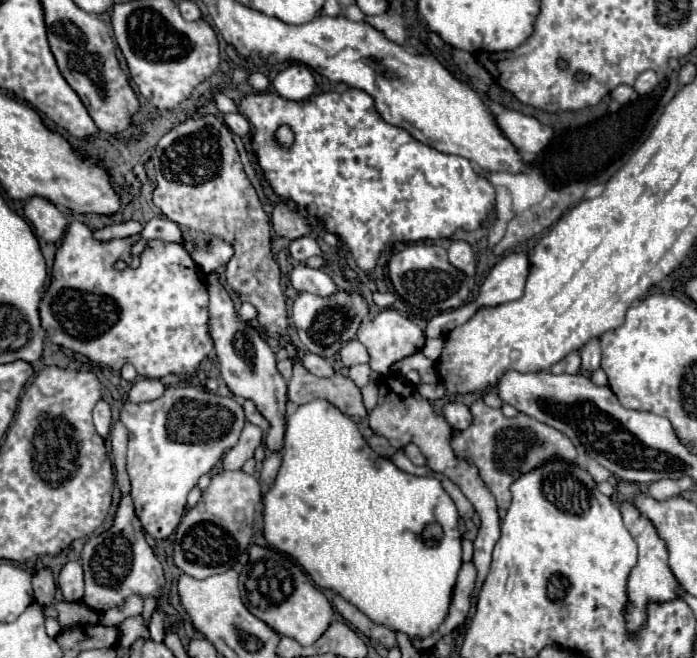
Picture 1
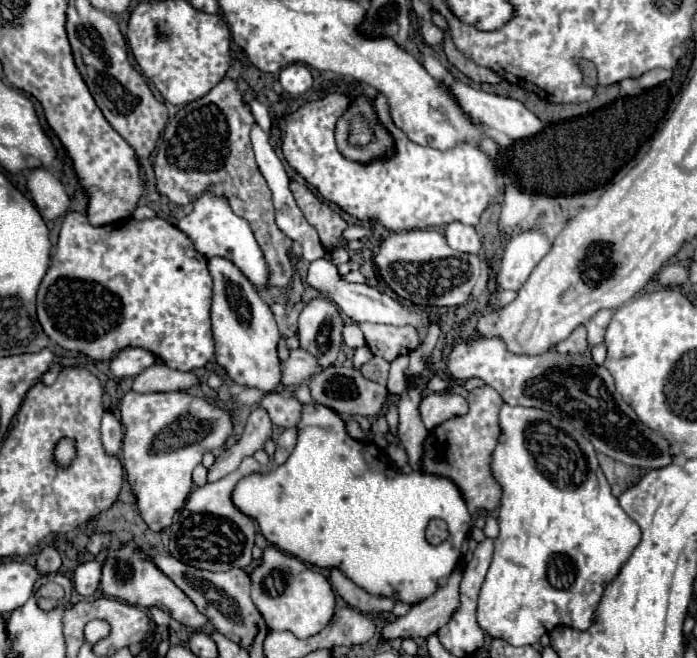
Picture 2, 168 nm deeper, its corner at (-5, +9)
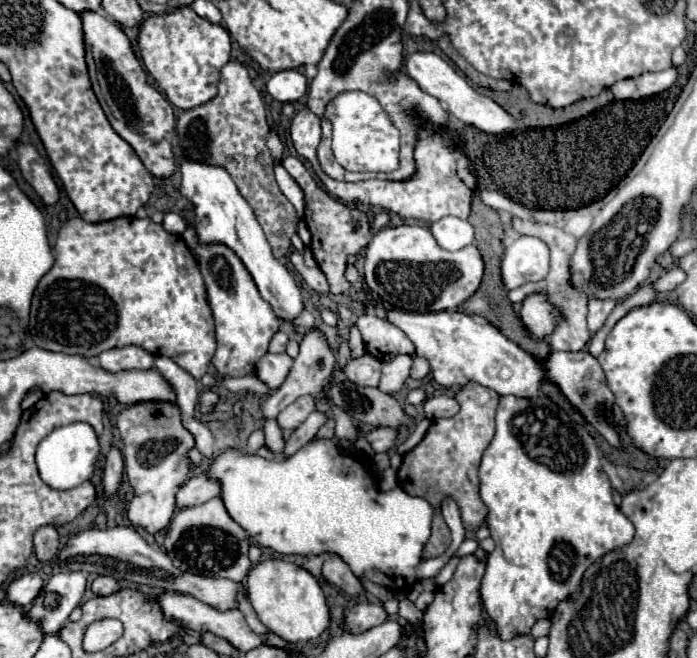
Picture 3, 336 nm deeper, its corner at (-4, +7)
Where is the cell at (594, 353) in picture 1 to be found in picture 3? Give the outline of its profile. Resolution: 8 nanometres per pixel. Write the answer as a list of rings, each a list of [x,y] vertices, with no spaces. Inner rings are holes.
[[[588,300],[588,330],[596,334],[608,320],[610,312],[614,310],[616,300]]]

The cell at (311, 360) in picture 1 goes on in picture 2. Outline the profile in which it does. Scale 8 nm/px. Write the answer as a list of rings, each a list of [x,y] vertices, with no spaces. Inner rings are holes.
[[[297,348],[289,352],[289,358],[285,362],[281,362],[281,382],[285,386],[301,384],[309,380],[317,370],[319,370],[319,364],[315,356],[311,356],[303,348]]]

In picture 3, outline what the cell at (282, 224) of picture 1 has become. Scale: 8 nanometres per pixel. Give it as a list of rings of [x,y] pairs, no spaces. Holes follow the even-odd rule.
[[[282,158],[282,166],[286,168],[286,172],[294,178],[294,182],[304,192],[304,198],[306,198],[304,220],[306,220],[306,226],[312,234],[310,250],[312,250],[320,270],[326,274],[326,278],[330,282],[330,292],[332,294],[346,294],[350,290],[350,284],[344,278],[346,260],[348,260],[350,254],[358,254],[360,250],[364,250],[368,246],[368,242],[372,238],[370,220],[358,208],[346,206],[338,198],[332,198],[322,188],[318,188],[318,184],[314,182],[310,172],[304,168],[304,164],[298,158]]]

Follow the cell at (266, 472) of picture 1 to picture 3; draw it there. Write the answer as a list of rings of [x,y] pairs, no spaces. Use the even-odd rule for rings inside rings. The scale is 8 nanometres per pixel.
[[[314,410],[314,412],[292,432],[292,436],[286,440],[284,456],[292,456],[298,448],[302,448],[304,444],[308,444],[308,442],[316,436],[316,432],[320,430],[320,426],[322,426],[326,420],[328,420],[328,418],[326,418],[322,412]]]

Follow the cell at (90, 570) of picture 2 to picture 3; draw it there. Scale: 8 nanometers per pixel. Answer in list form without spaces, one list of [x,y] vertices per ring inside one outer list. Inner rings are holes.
[[[98,576],[92,582],[92,592],[98,596],[108,596],[108,594],[114,594],[116,590],[118,590],[118,582],[110,576]]]

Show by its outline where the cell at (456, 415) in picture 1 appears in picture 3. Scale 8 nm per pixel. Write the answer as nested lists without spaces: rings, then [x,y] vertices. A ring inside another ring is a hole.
[[[434,396],[424,402],[424,416],[428,420],[438,420],[438,418],[452,418],[460,410],[460,404],[450,398],[450,396]]]

